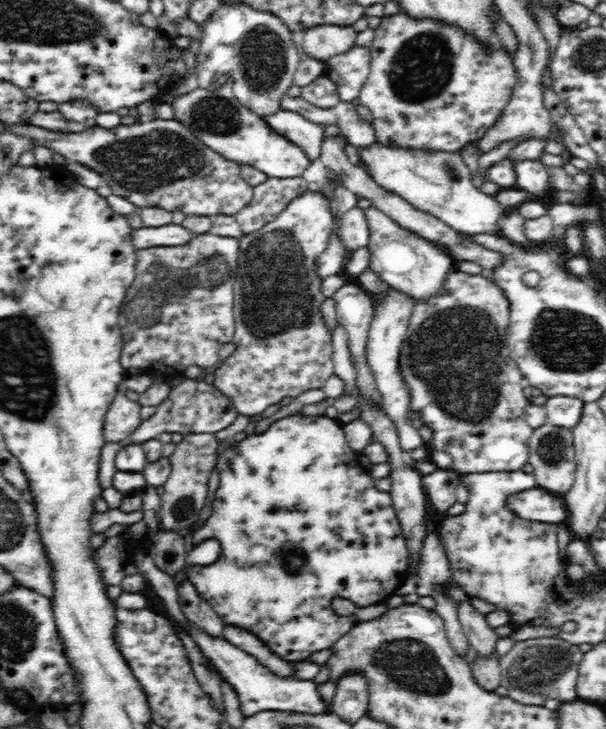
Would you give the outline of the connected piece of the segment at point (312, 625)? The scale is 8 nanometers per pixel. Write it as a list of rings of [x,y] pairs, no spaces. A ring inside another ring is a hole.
[[[294,414],[282,420],[276,420],[274,424],[270,424],[270,428],[264,434],[254,432],[244,436],[242,440],[227,447],[223,453],[218,455],[215,468],[219,473],[219,487],[212,501],[211,515],[197,531],[190,531],[189,535],[194,547],[204,540],[214,538],[221,544],[221,554],[216,562],[208,563],[206,566],[197,563],[186,565],[184,571],[187,573],[187,580],[194,585],[200,596],[210,603],[211,608],[215,610],[225,625],[250,630],[252,634],[258,636],[258,640],[260,638],[264,640],[263,644],[270,649],[270,652],[288,662],[307,660],[314,652],[331,648],[347,631],[360,622],[356,615],[341,616],[334,612],[332,600],[336,596],[346,598],[356,606],[366,608],[371,604],[384,603],[398,587],[403,585],[408,576],[409,546],[401,530],[400,518],[397,518],[397,511],[393,506],[392,495],[374,486],[375,480],[368,476],[366,470],[360,468],[359,456],[360,453],[348,444],[344,429],[340,428],[338,422],[334,422],[332,417],[318,416],[316,422],[312,422],[312,418]]]

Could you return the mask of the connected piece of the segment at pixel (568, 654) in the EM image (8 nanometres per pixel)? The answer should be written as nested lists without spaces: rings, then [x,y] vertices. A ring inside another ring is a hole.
[[[558,637],[552,638],[528,638],[514,643],[512,650],[499,658],[502,671],[501,686],[507,690],[507,695],[525,705],[544,706],[548,710],[557,708],[566,701],[572,701],[577,697],[576,684],[579,675],[579,665],[584,654],[578,649],[578,645]]]

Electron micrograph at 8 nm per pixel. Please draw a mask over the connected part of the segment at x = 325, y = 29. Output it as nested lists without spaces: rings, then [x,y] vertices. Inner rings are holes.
[[[324,24],[314,26],[308,30],[303,31],[305,34],[302,37],[302,45],[308,51],[307,56],[325,62],[328,58],[336,56],[337,54],[350,50],[355,45],[357,34],[352,26],[340,26],[338,24]]]

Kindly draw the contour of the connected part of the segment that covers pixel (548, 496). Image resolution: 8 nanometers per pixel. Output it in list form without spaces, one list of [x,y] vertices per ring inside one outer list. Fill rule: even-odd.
[[[531,487],[509,499],[508,506],[518,510],[522,518],[530,518],[540,523],[559,525],[566,523],[568,509],[564,495],[552,493],[545,487]]]

